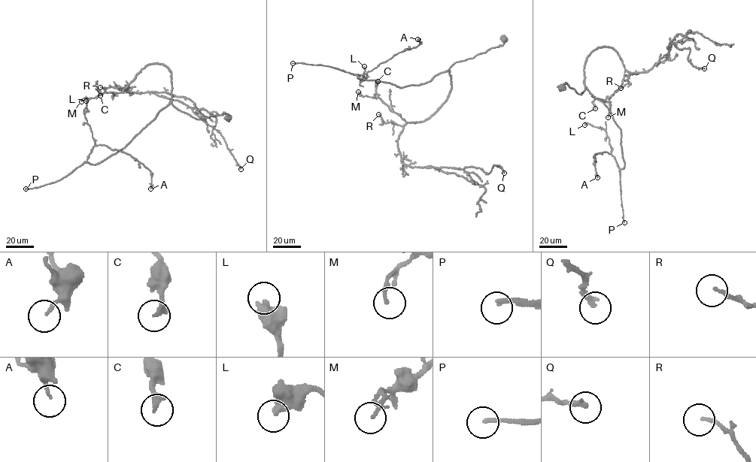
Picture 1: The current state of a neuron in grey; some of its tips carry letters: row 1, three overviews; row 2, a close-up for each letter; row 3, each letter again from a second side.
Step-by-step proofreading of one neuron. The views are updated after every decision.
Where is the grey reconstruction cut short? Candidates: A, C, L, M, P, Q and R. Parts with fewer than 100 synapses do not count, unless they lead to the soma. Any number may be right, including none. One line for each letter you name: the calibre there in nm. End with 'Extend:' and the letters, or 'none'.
P: 190 nm thick
Extend: P

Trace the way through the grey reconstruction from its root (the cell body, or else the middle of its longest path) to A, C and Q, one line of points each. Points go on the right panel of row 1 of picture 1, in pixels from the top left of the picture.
A: (562, 88), (566, 83), (581, 95), (585, 86), (620, 130), (624, 168), (599, 152), (597, 177)
C: (562, 88), (566, 83), (581, 95), (587, 56), (612, 48), (624, 76), (608, 101), (595, 98), (595, 108)
Q: (562, 88), (581, 95), (586, 58), (604, 46), (630, 72), (663, 61), (674, 43), (704, 68)

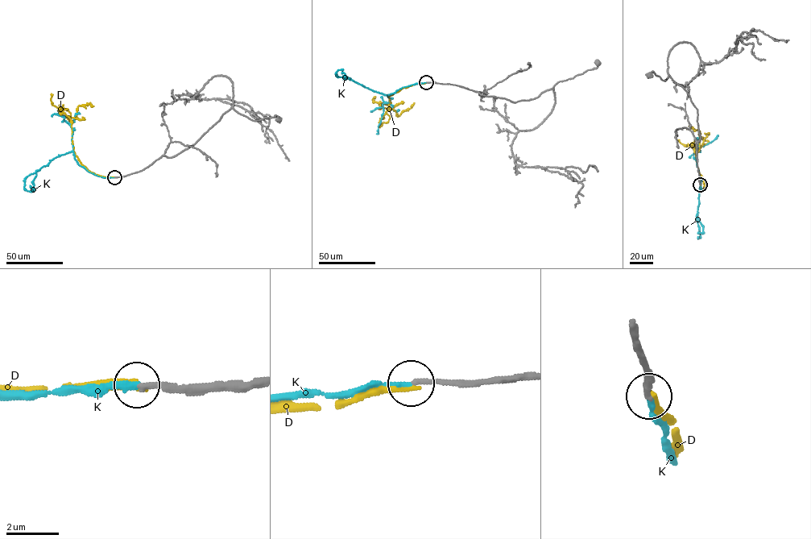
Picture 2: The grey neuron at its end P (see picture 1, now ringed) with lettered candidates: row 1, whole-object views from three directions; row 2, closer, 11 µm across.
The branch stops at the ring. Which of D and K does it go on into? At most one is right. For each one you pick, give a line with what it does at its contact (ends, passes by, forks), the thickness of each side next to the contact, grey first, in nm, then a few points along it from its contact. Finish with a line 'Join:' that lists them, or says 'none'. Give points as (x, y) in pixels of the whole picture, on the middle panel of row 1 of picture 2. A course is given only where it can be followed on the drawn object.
K: It ends there. Thickness 200 nm (grey) against 190 nm. Its course: (426, 82), (403, 87), (386, 95), (345, 76), (337, 76), (337, 71), (343, 69)
Join: K

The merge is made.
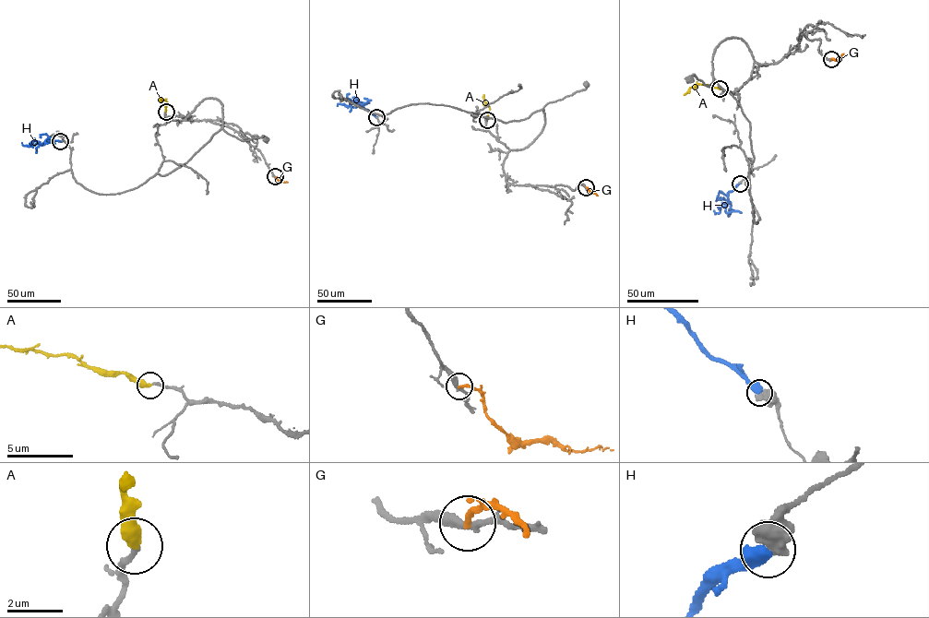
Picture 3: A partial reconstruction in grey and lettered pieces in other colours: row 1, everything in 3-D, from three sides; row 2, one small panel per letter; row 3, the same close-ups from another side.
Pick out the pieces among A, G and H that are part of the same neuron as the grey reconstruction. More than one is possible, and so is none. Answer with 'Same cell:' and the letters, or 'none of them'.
Same cell: A

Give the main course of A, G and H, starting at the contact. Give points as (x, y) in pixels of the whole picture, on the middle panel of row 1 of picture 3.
A: (487, 120), (490, 109), (484, 94)
G: (586, 187), (598, 196)
H: (375, 117), (363, 108), (351, 106), (347, 97), (349, 93)

